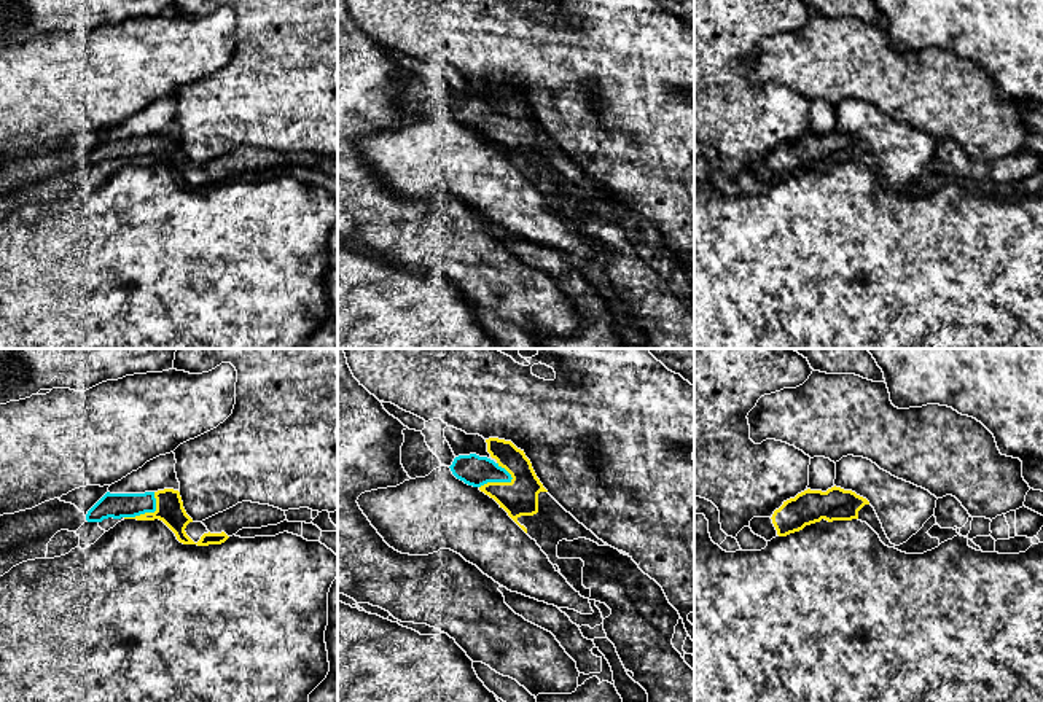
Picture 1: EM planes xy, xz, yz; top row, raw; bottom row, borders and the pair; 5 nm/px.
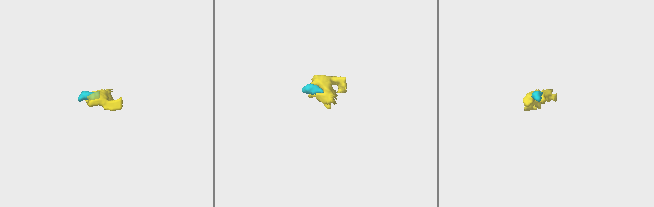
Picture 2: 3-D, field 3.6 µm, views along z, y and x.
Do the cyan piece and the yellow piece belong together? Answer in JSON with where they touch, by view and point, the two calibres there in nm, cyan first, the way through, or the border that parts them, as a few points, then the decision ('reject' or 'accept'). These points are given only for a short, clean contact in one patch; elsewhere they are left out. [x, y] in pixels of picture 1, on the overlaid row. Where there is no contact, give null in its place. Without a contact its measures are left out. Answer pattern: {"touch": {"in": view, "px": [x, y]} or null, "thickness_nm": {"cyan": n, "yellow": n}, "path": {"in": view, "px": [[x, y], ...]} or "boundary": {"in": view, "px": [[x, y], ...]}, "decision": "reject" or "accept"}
{"touch": {"in": "xz", "px": [496, 481]}, "thickness_nm": {"cyan": 160, "yellow": 190}, "path": {"in": "xz", "px": [[473, 470], [483, 471], [496, 481], [503, 481], [519, 497]]}, "decision": "accept"}

